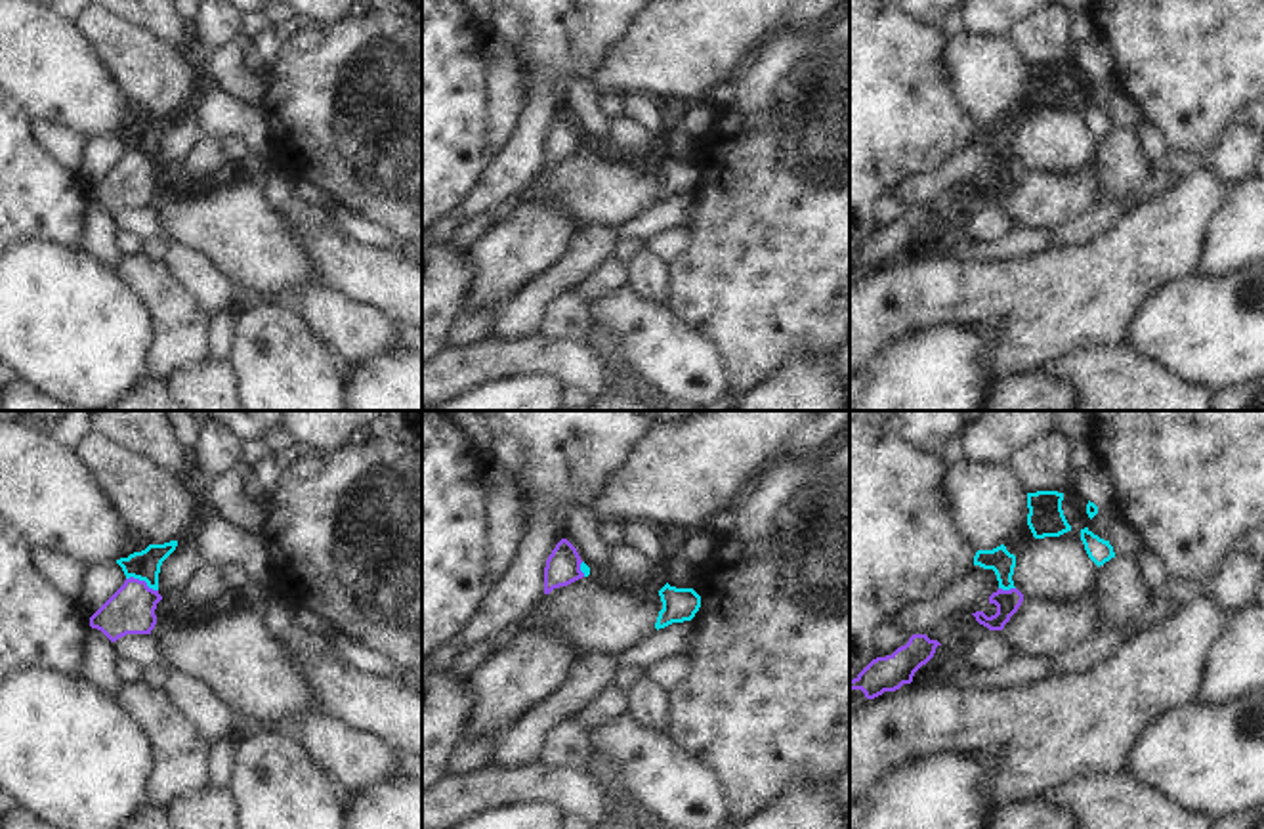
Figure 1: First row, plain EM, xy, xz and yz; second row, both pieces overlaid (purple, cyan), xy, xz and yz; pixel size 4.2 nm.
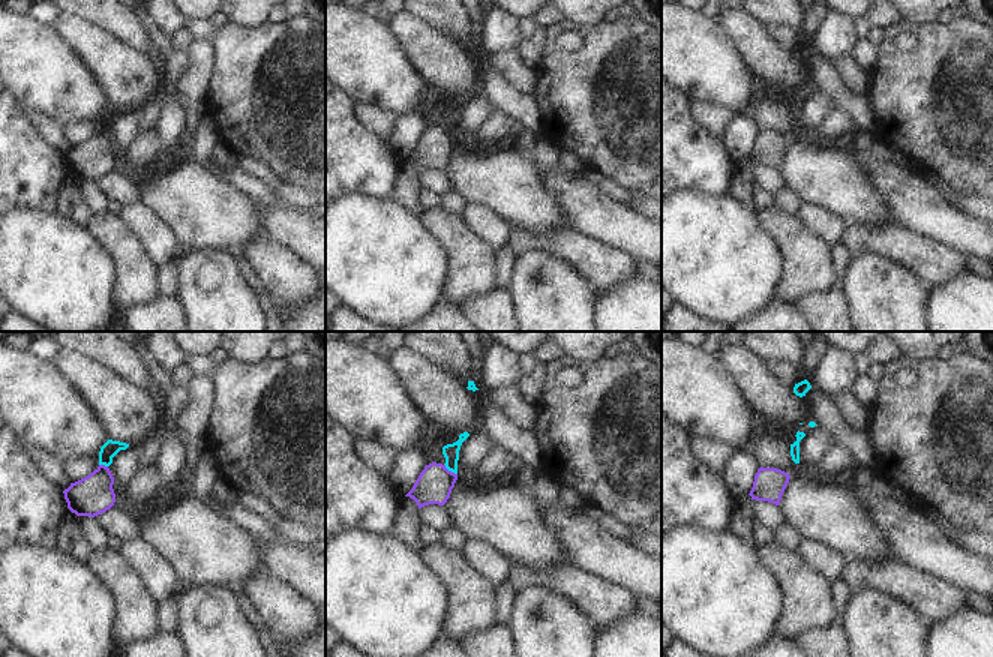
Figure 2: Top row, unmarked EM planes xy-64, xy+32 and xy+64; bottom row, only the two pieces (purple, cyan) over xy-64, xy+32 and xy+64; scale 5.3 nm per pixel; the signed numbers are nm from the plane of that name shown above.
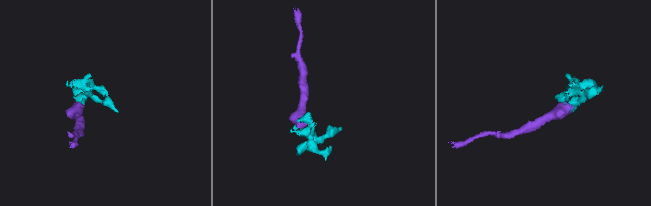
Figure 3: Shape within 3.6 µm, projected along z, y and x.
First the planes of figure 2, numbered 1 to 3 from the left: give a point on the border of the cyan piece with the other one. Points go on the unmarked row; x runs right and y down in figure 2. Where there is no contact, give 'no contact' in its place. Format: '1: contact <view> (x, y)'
1: contact xy-64 (104, 129)
2: contact xy+32 (450, 135)
3: no contact

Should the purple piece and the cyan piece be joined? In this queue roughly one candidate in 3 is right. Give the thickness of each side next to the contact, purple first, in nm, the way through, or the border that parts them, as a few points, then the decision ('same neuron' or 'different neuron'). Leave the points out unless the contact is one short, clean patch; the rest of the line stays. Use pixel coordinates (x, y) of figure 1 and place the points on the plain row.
calibres 200 and 130 nm; border xy (126, 149), (138, 149), (157, 163); different neuron

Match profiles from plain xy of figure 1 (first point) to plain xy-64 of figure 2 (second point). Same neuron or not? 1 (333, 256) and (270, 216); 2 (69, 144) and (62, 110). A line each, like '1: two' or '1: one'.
1: one
2: two

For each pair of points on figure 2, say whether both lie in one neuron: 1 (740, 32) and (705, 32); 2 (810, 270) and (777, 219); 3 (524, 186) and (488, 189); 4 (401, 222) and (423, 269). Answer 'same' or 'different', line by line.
1: different
2: same
3: same
4: same

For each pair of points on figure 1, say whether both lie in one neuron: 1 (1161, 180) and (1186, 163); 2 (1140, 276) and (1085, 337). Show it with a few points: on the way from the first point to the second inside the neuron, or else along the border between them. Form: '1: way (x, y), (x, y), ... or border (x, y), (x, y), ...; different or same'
1: way (1167, 174), (1180, 165); same
2: way (1125, 291), (1095, 321); same

